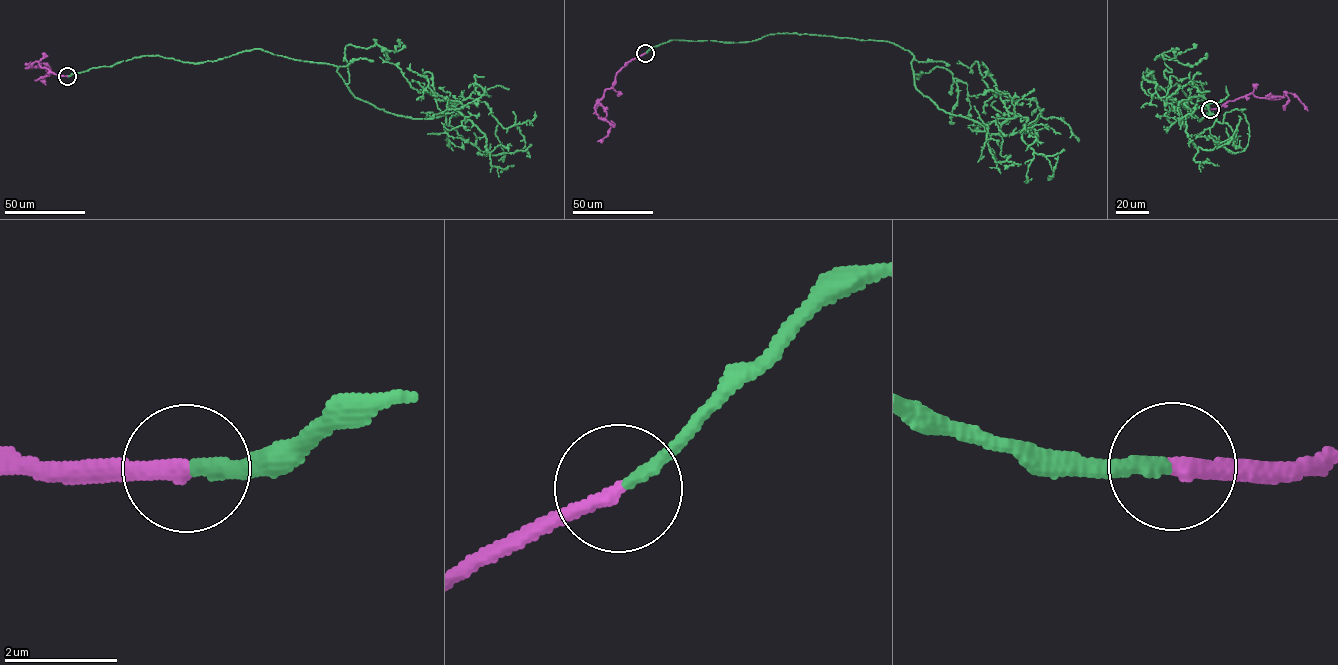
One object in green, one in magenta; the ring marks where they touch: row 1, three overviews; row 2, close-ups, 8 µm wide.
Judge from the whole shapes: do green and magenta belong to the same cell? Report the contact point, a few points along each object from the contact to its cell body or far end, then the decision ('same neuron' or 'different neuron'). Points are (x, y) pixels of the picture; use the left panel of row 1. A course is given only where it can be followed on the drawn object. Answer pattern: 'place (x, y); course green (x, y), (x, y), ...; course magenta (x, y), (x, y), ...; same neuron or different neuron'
place (67, 76); course green (67, 76), (260, 48), (335, 65), (396, 115), (451, 106), (503, 161), (499, 122); course magenta (67, 76), (51, 72), (36, 61), (26, 68), (46, 65), (46, 84); same neuron

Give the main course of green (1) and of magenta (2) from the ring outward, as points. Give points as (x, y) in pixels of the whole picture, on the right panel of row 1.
1: (1210, 109), (1142, 78), (1199, 121), (1208, 107), (1186, 118), (1196, 147), (1243, 151), (1243, 113)
2: (1210, 109), (1250, 93), (1276, 99), (1282, 98), (1285, 91), (1294, 94), (1308, 111)

